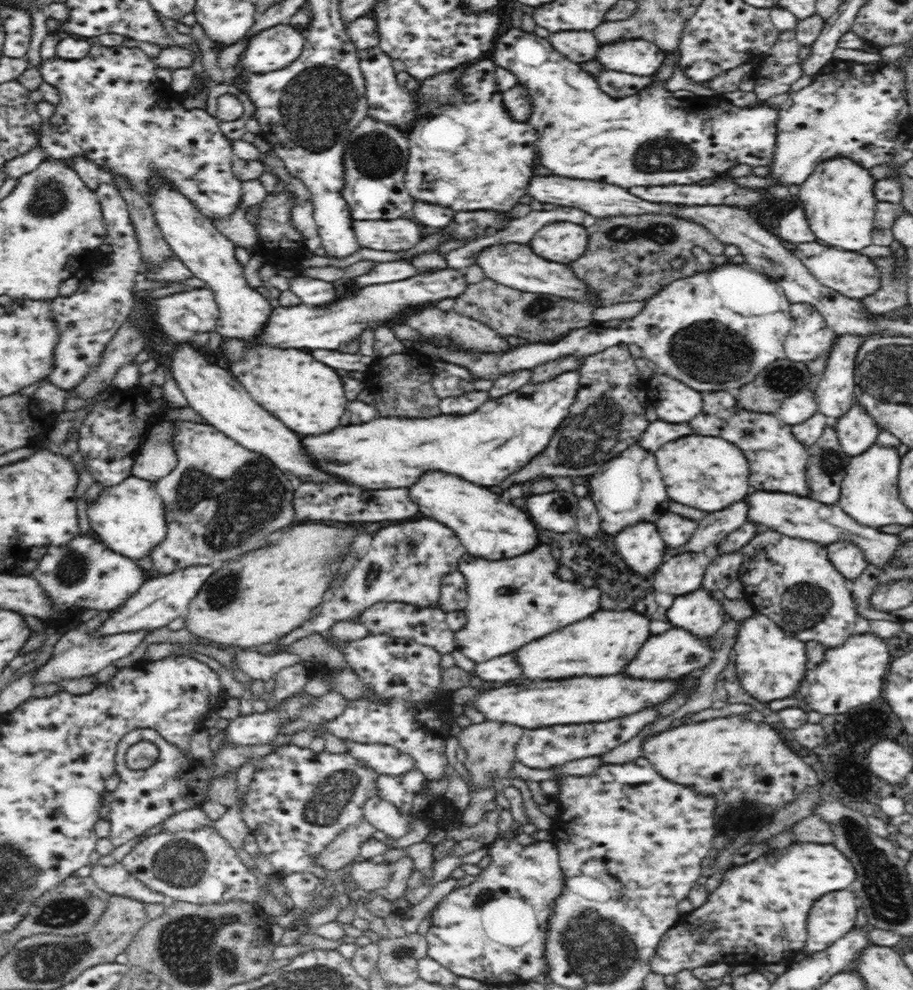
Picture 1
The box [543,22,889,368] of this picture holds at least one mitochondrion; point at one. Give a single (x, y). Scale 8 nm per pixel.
(659, 155)

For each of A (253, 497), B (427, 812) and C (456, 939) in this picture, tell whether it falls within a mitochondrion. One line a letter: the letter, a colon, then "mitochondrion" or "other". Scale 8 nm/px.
A: mitochondrion
B: other
C: other

